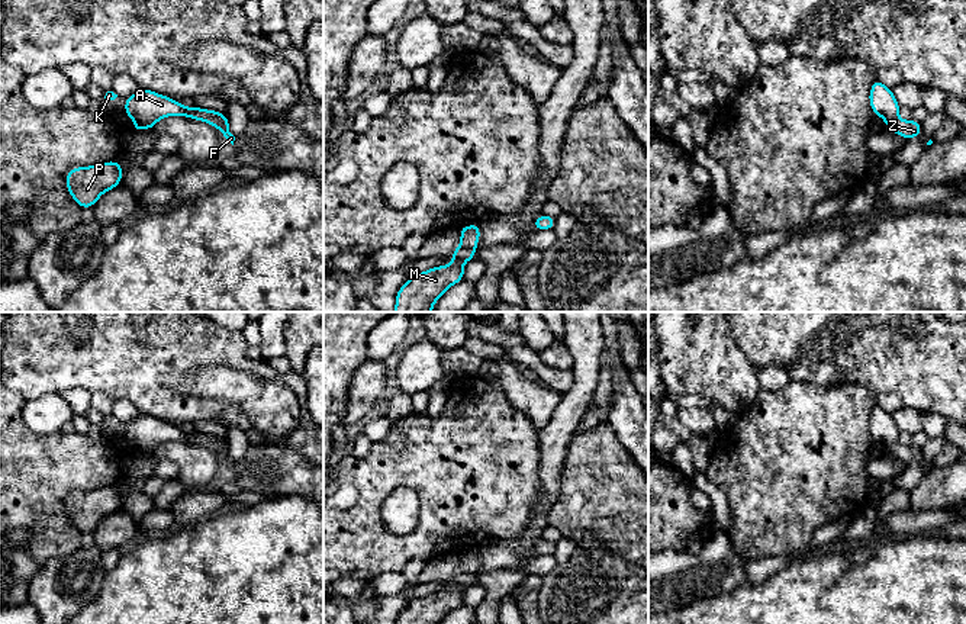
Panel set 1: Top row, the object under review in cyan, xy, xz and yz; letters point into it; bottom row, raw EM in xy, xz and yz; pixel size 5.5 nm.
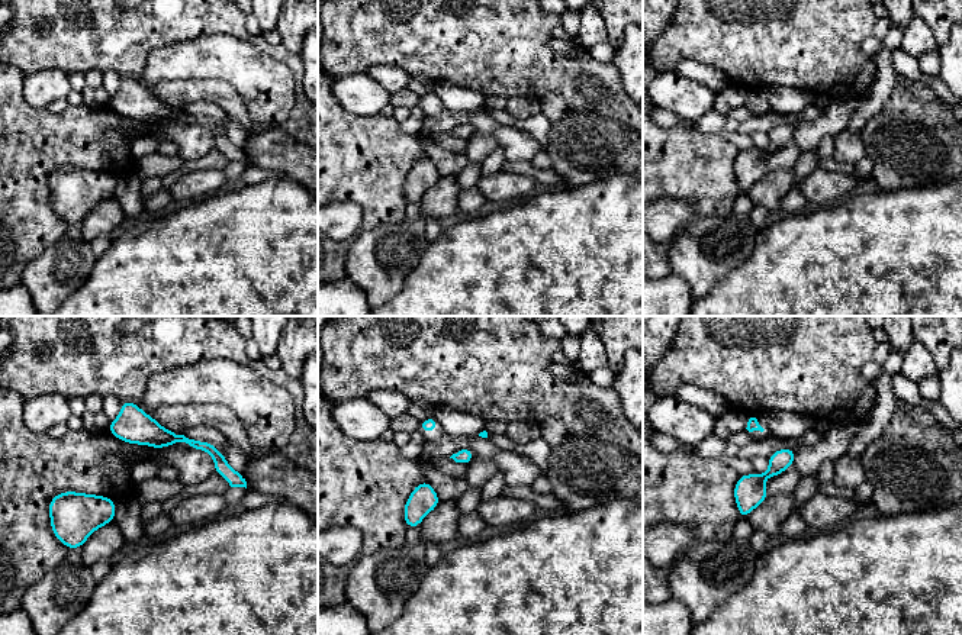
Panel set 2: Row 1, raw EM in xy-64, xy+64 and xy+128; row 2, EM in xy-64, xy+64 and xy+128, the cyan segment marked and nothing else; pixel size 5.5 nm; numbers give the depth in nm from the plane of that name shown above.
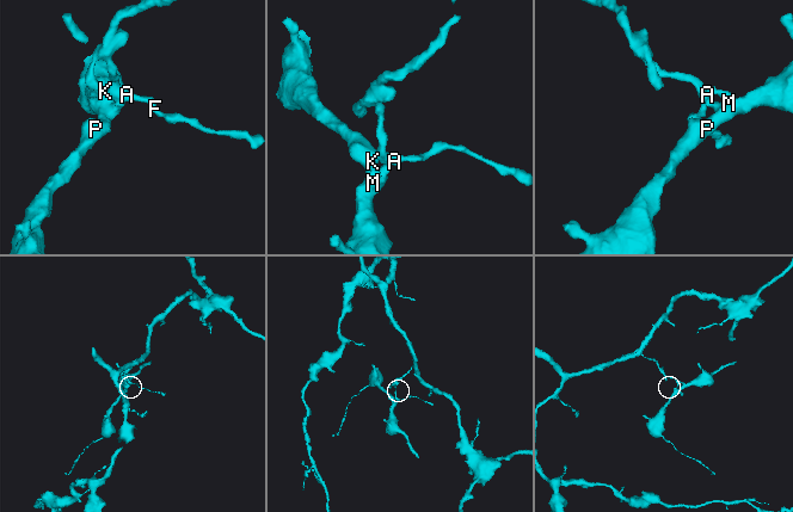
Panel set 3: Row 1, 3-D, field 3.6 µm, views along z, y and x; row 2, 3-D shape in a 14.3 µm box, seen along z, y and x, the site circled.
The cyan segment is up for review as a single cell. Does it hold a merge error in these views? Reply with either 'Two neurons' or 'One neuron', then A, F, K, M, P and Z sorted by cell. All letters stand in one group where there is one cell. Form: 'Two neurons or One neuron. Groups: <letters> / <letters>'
Two neurons. Groups: A F / K M P Z

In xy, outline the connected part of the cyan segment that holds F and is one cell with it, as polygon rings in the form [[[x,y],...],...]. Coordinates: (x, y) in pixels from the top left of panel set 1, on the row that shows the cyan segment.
[[[141,87],[135,94],[125,99],[125,115],[135,122],[154,125],[167,116],[186,116],[213,125],[234,145],[235,136],[229,129],[229,119],[222,112],[189,107],[177,100]]]

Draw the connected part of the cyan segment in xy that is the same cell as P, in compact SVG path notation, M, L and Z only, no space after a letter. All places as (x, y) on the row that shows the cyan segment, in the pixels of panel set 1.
M107 161L90 167L74 167L65 174L65 186L81 208L93 208L99 197L122 183L119 161Z

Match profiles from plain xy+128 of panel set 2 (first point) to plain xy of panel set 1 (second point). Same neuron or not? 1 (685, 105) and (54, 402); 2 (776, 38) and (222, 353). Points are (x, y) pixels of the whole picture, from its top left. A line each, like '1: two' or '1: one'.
1: one
2: one

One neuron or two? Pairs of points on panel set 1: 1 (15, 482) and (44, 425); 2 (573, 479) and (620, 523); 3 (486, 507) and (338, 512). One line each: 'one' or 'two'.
1: two
2: one
3: one

